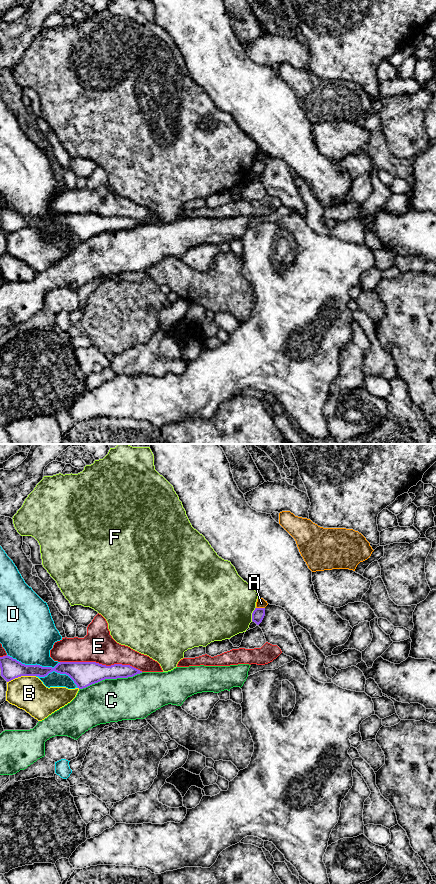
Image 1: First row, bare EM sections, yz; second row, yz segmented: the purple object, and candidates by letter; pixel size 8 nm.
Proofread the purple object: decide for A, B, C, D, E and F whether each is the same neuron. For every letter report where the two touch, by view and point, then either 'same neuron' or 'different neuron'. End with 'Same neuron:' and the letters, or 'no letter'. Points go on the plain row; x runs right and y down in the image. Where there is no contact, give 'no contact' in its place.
A: contact yz (260, 160); different neuron
B: contact yz (21, 227); different neuron
C: contact yz (110, 230); different neuron
D: contact yz (34, 217); different neuron
E: contact yz (101, 216); different neuron
F: contact yz (252, 166); different neuron
Same neuron: no letter

